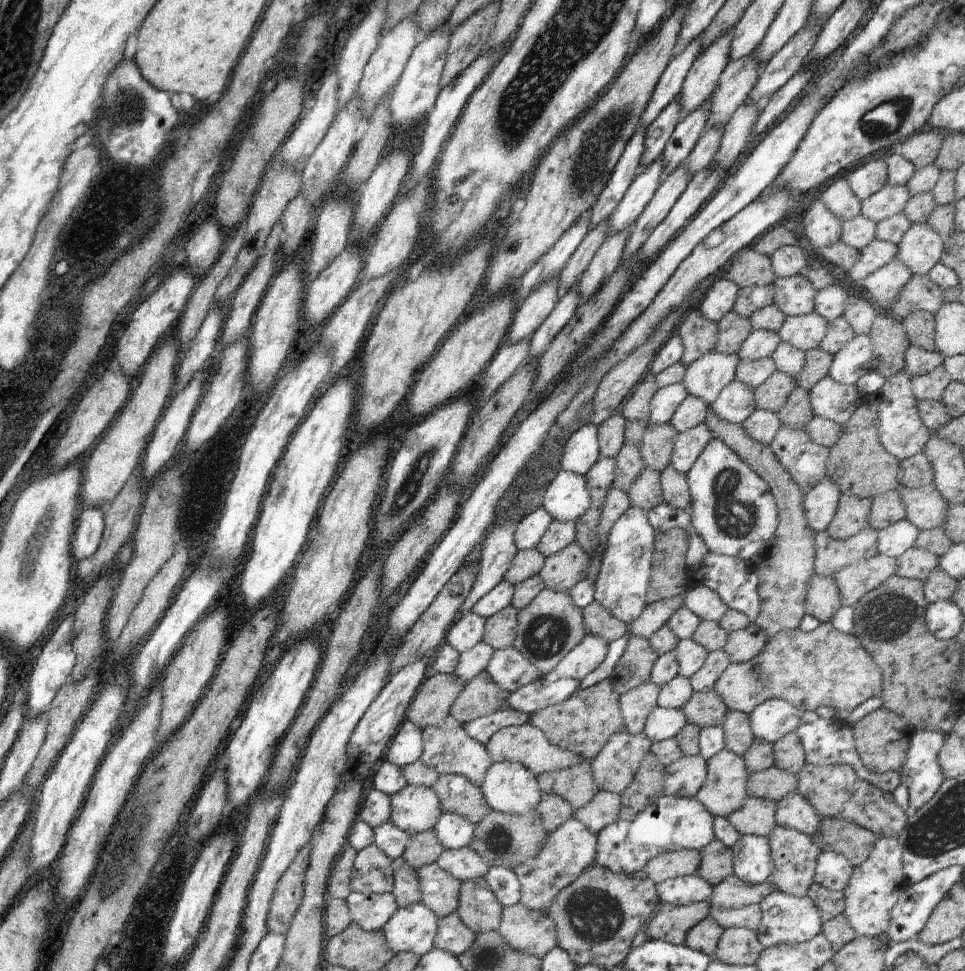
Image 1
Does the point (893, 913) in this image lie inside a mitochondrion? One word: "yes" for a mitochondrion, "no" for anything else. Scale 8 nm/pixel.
no

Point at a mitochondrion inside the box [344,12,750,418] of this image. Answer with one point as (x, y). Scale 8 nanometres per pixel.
(590, 164)

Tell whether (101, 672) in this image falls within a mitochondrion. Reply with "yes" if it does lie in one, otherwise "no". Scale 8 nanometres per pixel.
no

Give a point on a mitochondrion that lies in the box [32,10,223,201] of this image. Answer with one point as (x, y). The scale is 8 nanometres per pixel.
(126, 107)

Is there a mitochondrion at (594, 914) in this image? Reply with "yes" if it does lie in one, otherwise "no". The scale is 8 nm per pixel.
yes

